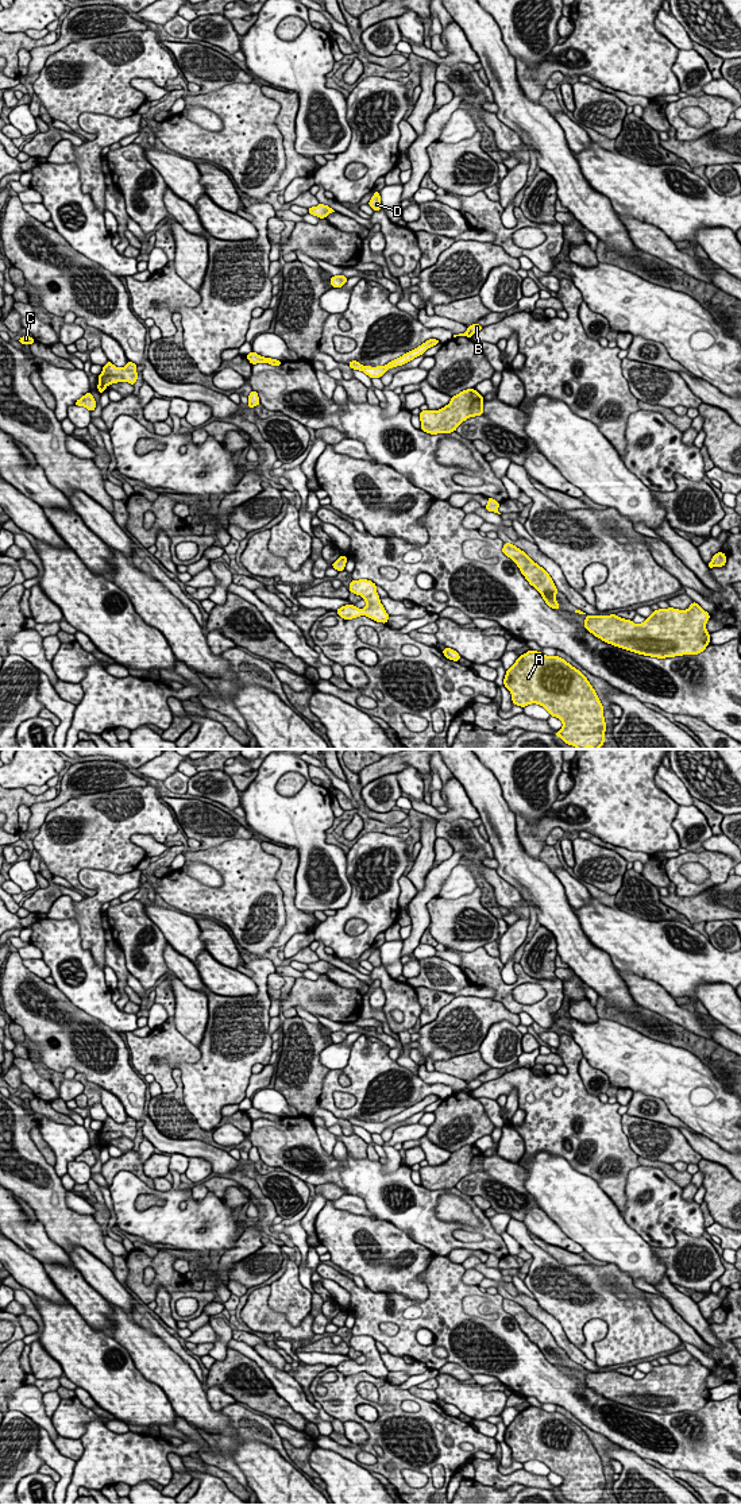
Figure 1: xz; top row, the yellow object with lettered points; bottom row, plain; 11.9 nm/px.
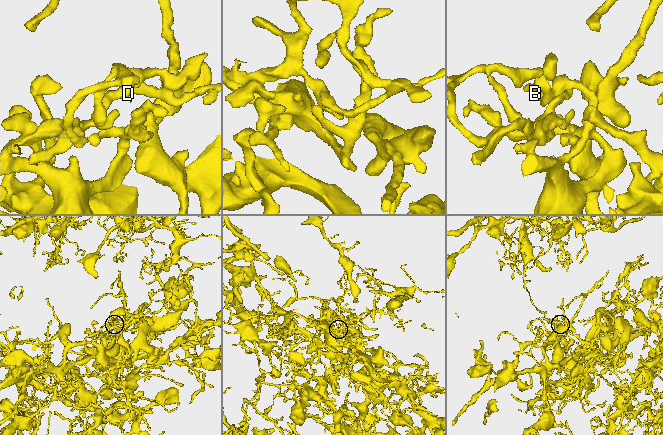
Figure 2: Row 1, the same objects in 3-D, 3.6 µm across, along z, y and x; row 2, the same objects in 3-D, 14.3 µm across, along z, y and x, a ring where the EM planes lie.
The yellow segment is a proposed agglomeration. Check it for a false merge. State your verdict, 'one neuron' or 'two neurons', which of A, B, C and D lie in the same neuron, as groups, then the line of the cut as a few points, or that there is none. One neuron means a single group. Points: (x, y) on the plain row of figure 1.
two neurons; A C D / B; cut in xz along (467, 1087), (471, 1091)

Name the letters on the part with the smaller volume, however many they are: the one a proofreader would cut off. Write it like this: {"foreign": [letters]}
{"foreign": ["B"]}

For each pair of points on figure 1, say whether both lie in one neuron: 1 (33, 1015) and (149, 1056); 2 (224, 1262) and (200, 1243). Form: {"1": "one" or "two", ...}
{"1": "two", "2": "two"}

